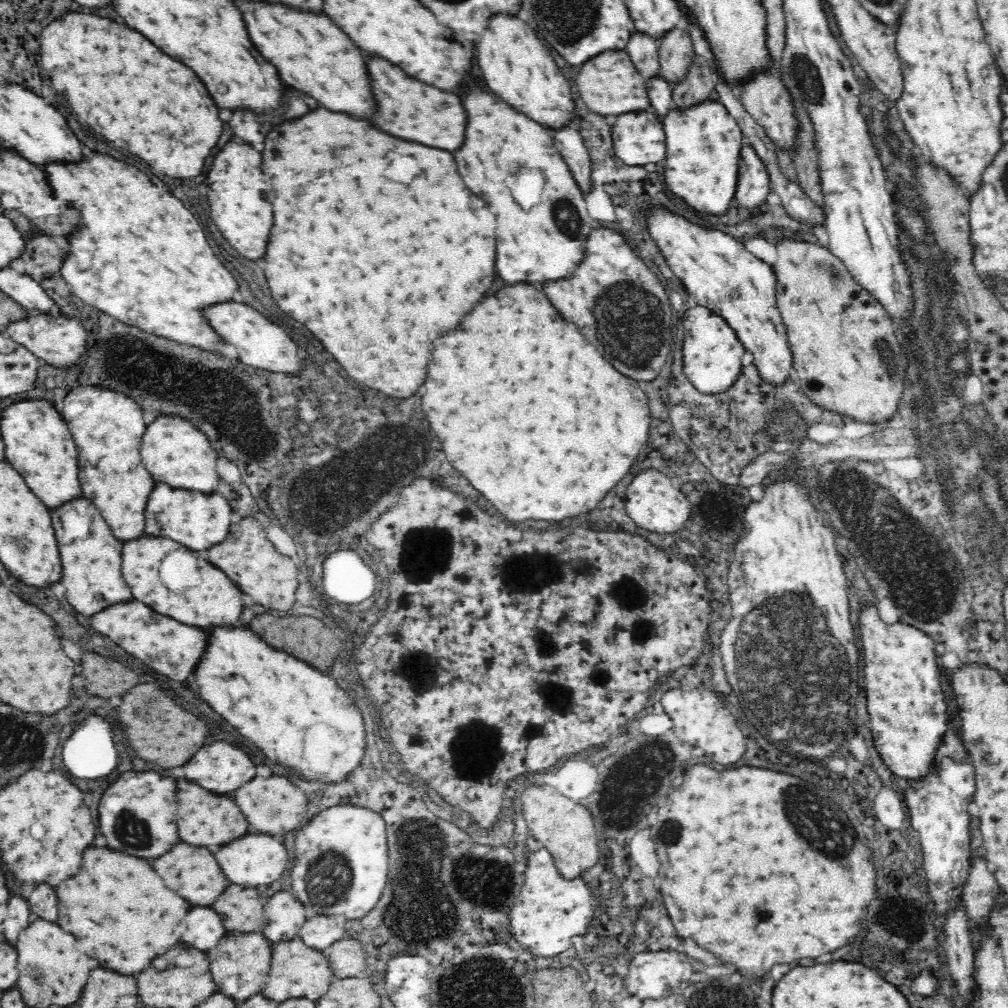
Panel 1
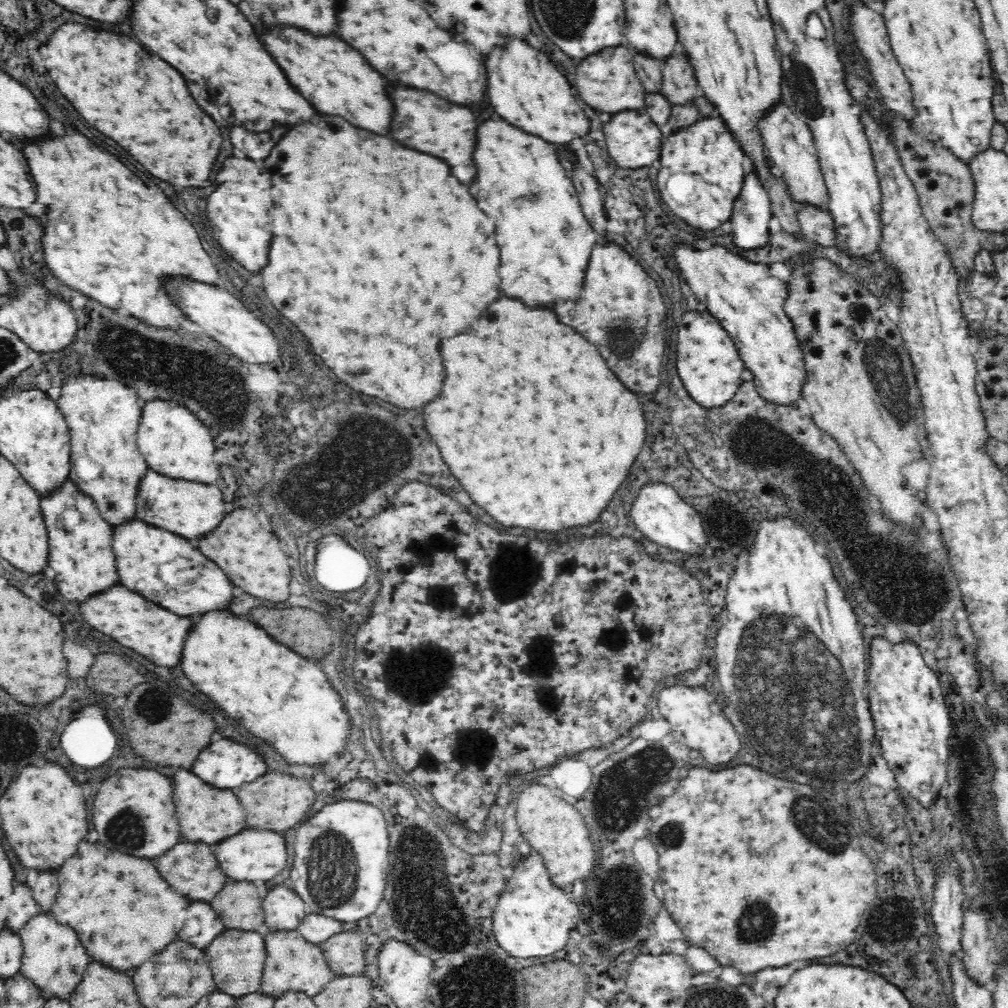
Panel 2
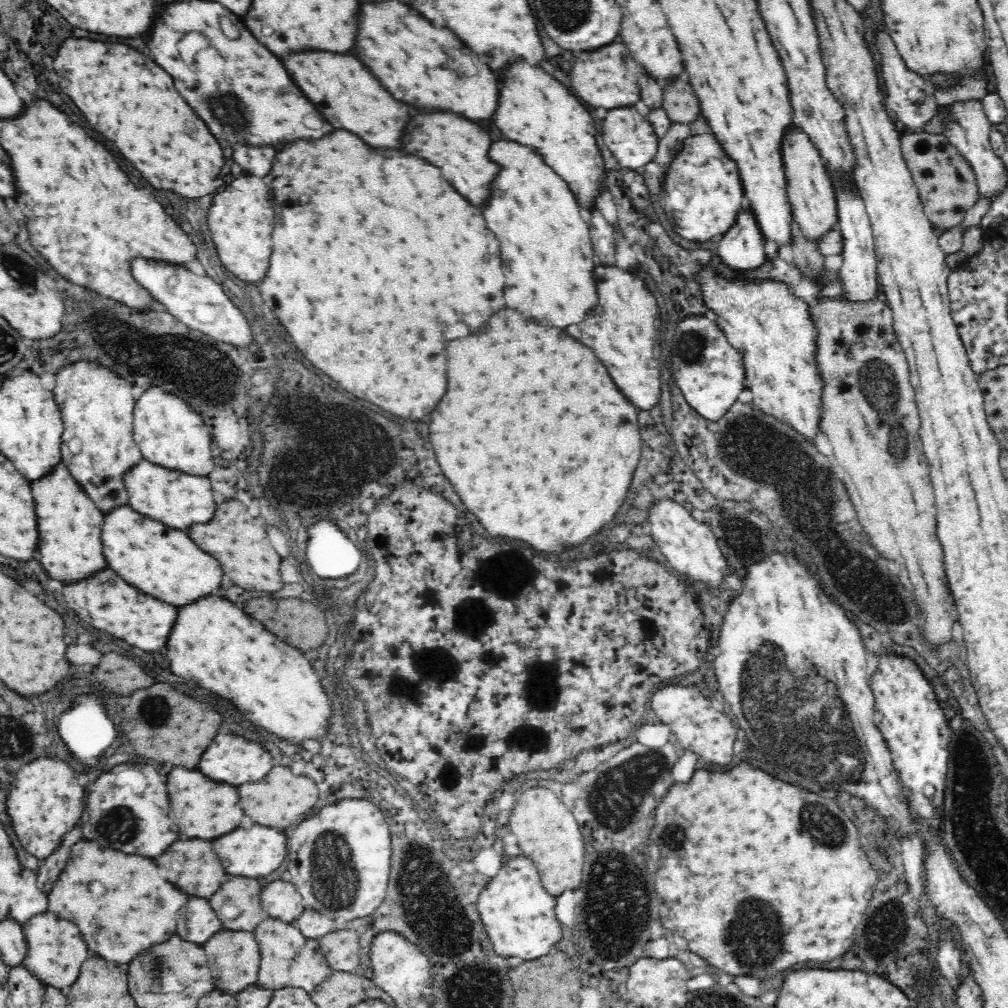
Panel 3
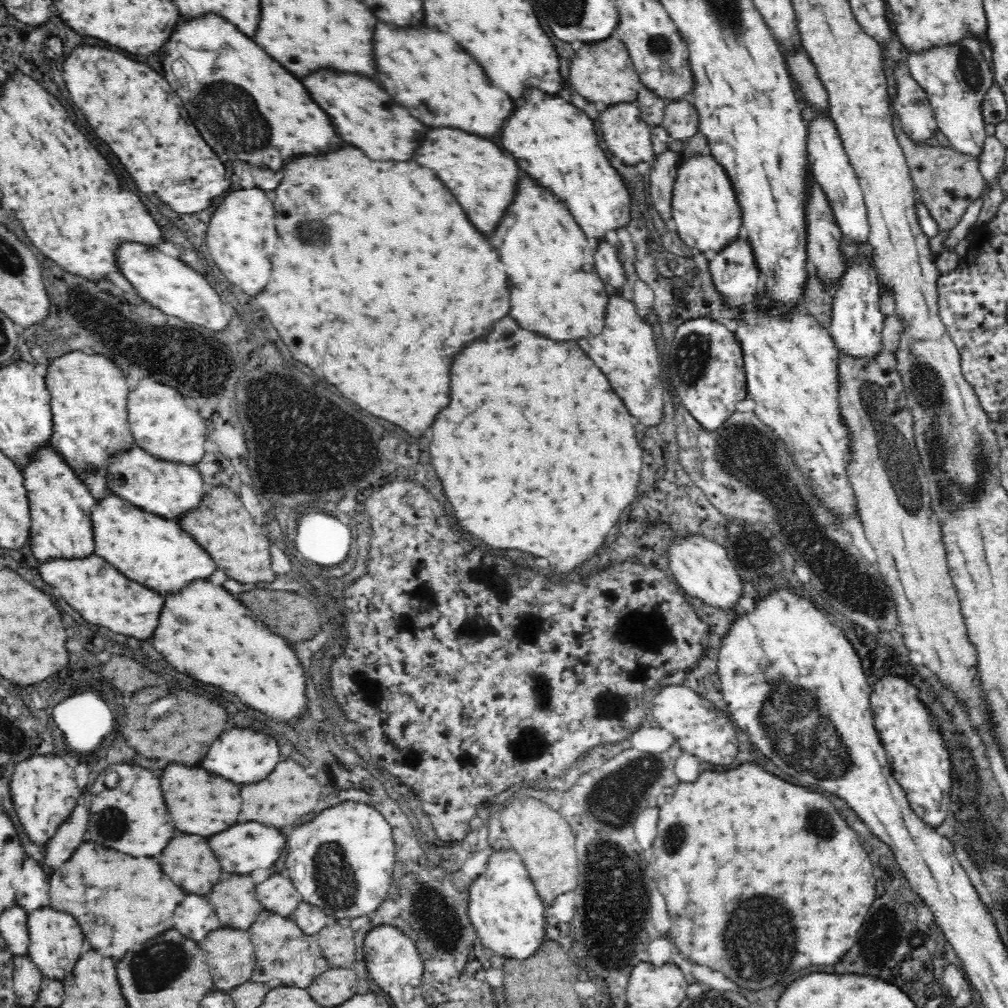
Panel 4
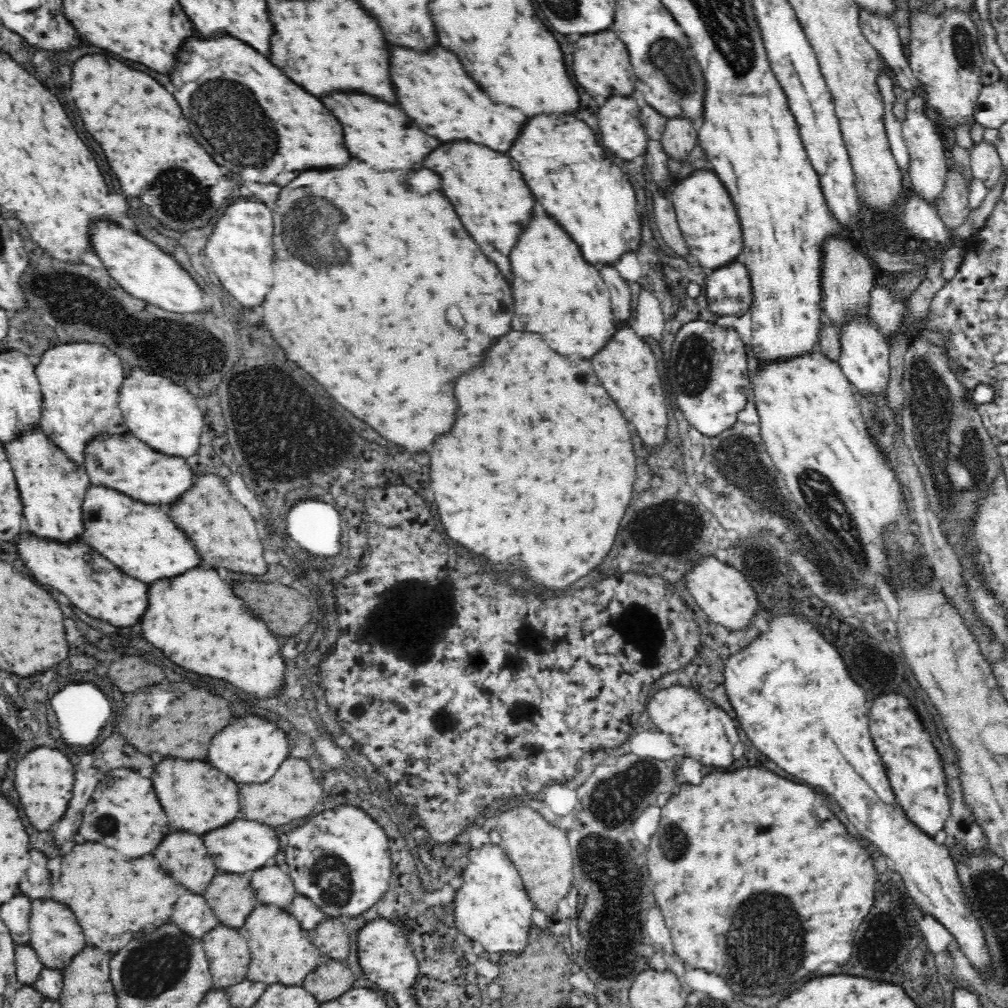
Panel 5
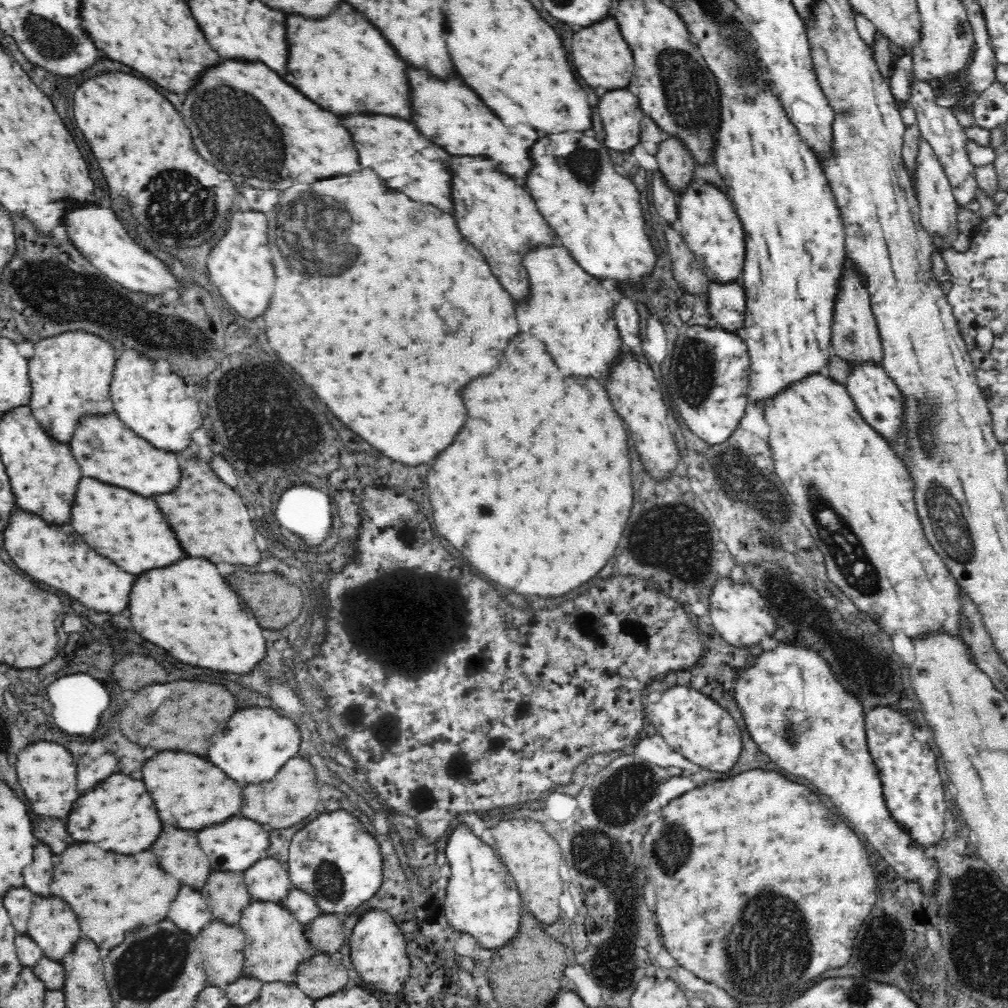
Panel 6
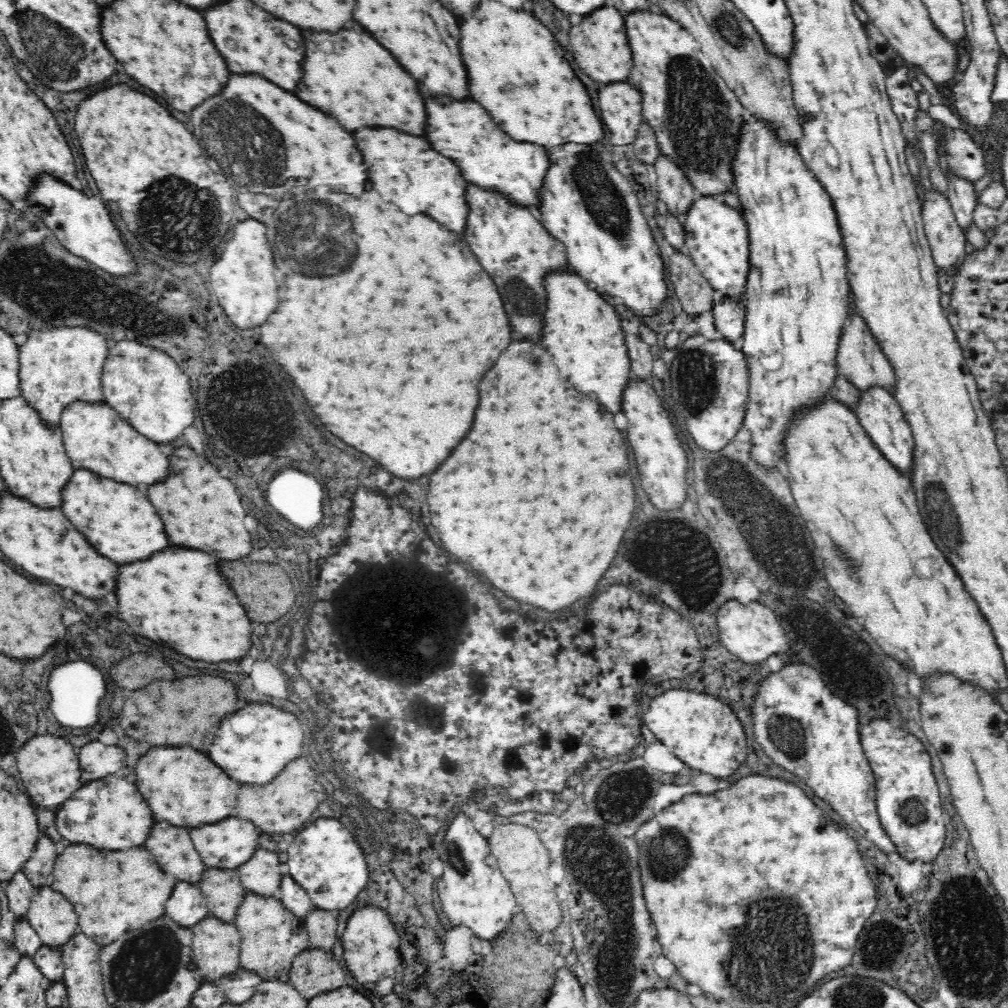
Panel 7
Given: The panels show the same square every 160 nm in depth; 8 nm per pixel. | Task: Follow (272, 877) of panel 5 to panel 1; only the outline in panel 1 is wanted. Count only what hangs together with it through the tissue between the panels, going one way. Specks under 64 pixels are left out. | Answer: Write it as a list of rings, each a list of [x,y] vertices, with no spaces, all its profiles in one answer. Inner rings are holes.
[[[290,890],[278,892],[270,898],[270,902],[266,902],[266,926],[260,932],[264,932],[266,940],[272,944],[290,942],[292,938],[299,936],[308,915],[308,909]]]

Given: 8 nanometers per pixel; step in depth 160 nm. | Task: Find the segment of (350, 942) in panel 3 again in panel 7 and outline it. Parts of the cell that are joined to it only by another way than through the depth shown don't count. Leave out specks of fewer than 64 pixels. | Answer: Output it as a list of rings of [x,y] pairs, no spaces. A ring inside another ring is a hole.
[[[320,908],[314,909],[314,912],[309,912],[310,918],[304,918],[304,926],[308,930],[310,942],[316,944],[316,948],[333,948],[334,944],[339,941],[336,936],[338,930],[338,922],[336,922],[337,914],[332,910]]]

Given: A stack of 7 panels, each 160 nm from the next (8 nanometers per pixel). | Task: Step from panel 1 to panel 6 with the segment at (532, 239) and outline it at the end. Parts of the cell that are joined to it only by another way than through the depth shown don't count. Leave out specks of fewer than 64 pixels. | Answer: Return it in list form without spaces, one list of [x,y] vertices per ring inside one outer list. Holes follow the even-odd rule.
[[[556,242],[552,245],[532,246],[522,256],[522,266],[528,272],[530,294],[524,302],[516,302],[516,320],[520,332],[532,332],[542,338],[554,354],[562,374],[594,374],[602,378],[606,362],[618,359],[623,342],[617,329],[614,301],[600,279],[580,268],[570,251]]]

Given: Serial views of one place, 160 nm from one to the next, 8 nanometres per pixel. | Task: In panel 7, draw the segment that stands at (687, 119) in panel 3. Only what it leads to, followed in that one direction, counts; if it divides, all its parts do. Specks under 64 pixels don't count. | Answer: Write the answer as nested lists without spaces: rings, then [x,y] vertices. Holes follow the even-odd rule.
[[[660,154],[654,162],[657,174],[657,198],[665,203],[672,213],[686,213],[694,202],[694,188],[686,178],[682,166],[671,160],[671,156]]]

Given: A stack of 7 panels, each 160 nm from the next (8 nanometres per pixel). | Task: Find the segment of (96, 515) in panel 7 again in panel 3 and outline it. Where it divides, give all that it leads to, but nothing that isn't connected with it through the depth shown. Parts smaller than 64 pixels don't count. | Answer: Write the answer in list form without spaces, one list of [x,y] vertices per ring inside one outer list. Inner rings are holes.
[[[130,506],[114,508],[114,514],[104,518],[102,526],[102,545],[106,546],[106,558],[120,578],[130,586],[140,588],[172,606],[194,604],[200,598],[212,596],[222,586],[222,568],[216,558],[202,552],[186,532],[178,532],[166,527],[153,518],[146,518]]]

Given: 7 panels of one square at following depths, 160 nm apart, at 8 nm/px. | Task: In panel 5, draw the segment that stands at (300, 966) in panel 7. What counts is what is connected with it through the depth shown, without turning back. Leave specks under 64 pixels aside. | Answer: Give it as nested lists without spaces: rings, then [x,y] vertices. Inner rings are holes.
[[[320,962],[318,970],[310,972],[304,988],[320,1002],[330,1002],[346,994],[354,986],[354,974],[345,962]]]

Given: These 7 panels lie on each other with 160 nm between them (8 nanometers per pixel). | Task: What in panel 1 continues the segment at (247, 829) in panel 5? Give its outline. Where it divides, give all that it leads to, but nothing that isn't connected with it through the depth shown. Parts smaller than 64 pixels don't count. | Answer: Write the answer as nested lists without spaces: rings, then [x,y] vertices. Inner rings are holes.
[[[246,834],[238,838],[238,842],[232,842],[228,846],[222,846],[222,850],[214,852],[218,864],[222,866],[226,878],[230,878],[232,884],[238,886],[270,886],[280,876],[288,874],[288,855],[282,842],[278,842],[272,836],[266,834]]]

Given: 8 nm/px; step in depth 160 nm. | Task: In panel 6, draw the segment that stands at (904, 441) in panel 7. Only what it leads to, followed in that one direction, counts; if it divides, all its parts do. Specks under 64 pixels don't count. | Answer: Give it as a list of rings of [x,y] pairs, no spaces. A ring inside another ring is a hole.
[[[864,359],[864,362],[854,362],[854,364],[849,364],[849,366],[850,372],[846,376],[845,386],[850,396],[854,399],[856,408],[860,411],[866,423],[890,442],[894,437],[897,437],[897,429],[900,428],[900,424],[904,420],[904,416],[901,413],[901,391],[879,362],[873,362],[872,359]]]

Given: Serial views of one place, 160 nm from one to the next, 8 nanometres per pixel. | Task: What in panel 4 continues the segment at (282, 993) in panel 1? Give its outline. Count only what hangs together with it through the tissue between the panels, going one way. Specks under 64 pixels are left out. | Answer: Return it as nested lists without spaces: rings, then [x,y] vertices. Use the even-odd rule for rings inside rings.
[[[264,910],[258,916],[258,922],[254,922],[254,926],[248,932],[258,954],[258,964],[252,978],[254,982],[266,982],[272,988],[298,986],[298,988],[307,989],[315,982],[316,976],[332,968],[318,948],[316,936],[304,934],[292,920],[286,920],[278,914],[270,914],[268,910]]]

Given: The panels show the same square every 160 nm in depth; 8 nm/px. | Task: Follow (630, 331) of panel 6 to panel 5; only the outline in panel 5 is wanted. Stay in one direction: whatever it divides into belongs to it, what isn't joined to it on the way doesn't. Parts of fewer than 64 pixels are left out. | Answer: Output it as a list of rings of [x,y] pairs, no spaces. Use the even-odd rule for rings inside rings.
[[[612,263],[600,265],[599,271],[606,286],[610,288],[610,294],[612,294],[613,315],[616,318],[630,318],[632,312],[630,311],[631,294],[628,280],[620,275]]]

